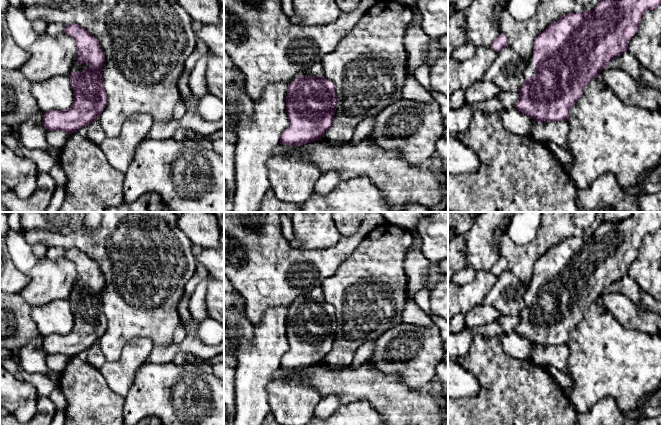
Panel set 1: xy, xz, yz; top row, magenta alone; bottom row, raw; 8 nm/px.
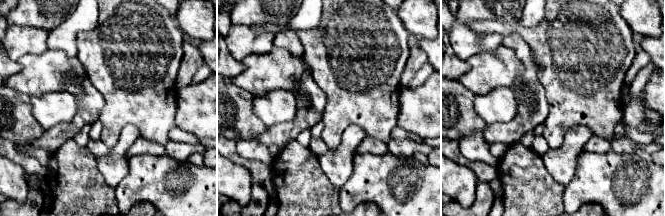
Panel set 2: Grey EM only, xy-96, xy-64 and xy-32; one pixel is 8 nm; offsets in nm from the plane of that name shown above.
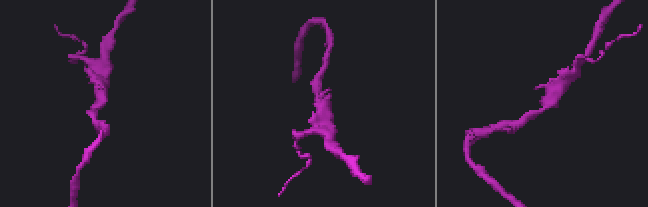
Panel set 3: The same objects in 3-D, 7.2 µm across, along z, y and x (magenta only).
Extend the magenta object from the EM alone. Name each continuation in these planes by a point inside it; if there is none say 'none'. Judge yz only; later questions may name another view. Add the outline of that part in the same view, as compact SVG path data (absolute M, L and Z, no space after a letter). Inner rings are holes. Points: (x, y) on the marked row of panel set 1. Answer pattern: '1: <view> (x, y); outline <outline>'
1: yz (529, 70); outline M532 52L532 55L525 67L524 70L524 77L526 76L533 76L535 75L537 72L535 70L535 64L534 64L534 53Z

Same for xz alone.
1: xz (316, 70); outline M320 63L314 64L310 68L308 68L304 73L304 76L314 76L314 77L322 77L324 76L324 69L323 66Z

